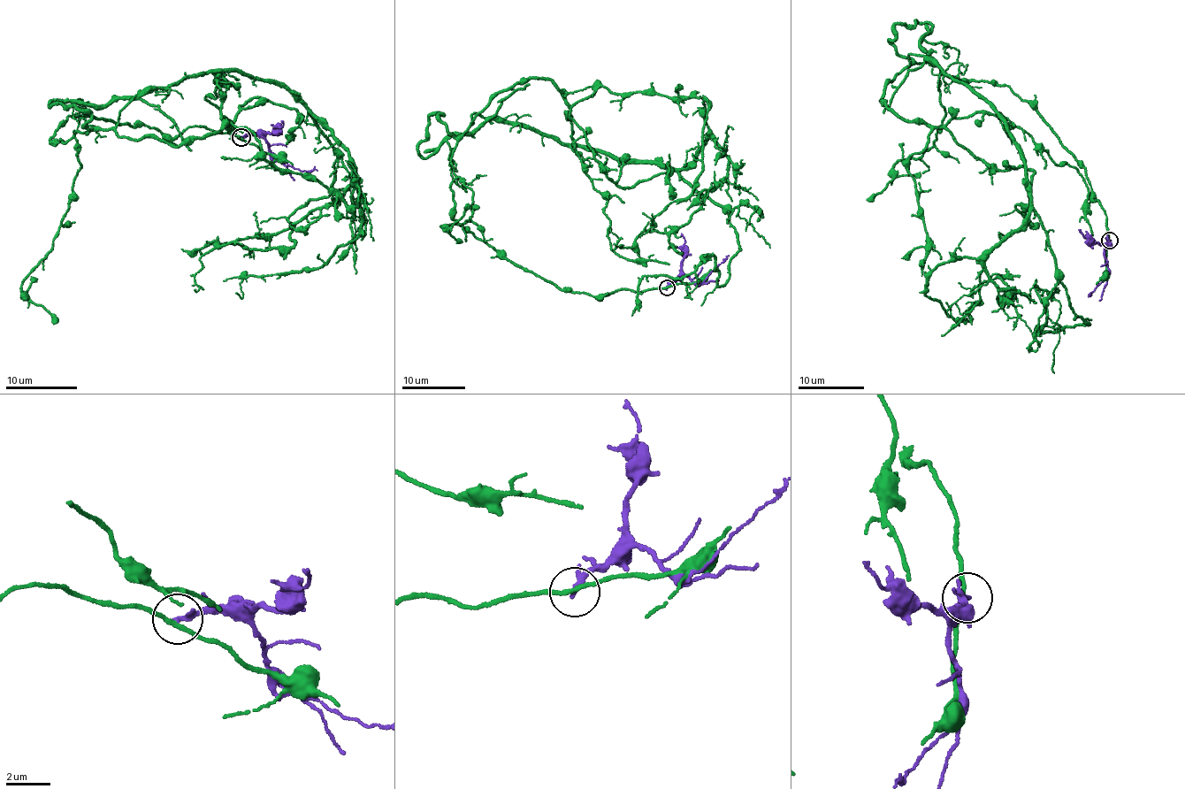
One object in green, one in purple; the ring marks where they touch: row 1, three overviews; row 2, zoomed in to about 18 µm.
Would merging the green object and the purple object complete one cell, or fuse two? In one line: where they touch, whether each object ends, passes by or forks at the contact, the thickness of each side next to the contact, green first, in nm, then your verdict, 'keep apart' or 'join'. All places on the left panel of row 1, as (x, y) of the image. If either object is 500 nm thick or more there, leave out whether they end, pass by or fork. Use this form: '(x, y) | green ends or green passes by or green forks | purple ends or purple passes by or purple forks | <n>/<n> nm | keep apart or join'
(240, 137) | green passes by | purple ends | 180/280 nm | keep apart

